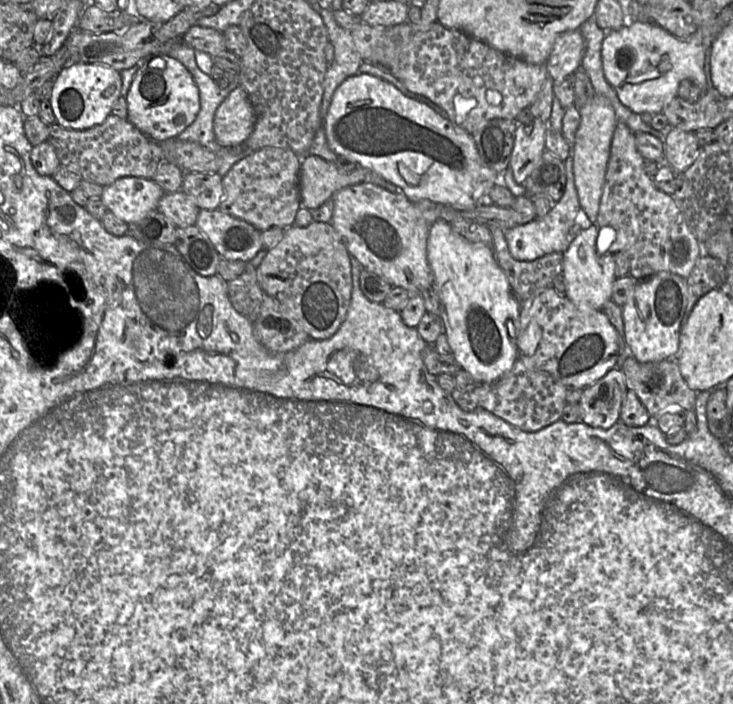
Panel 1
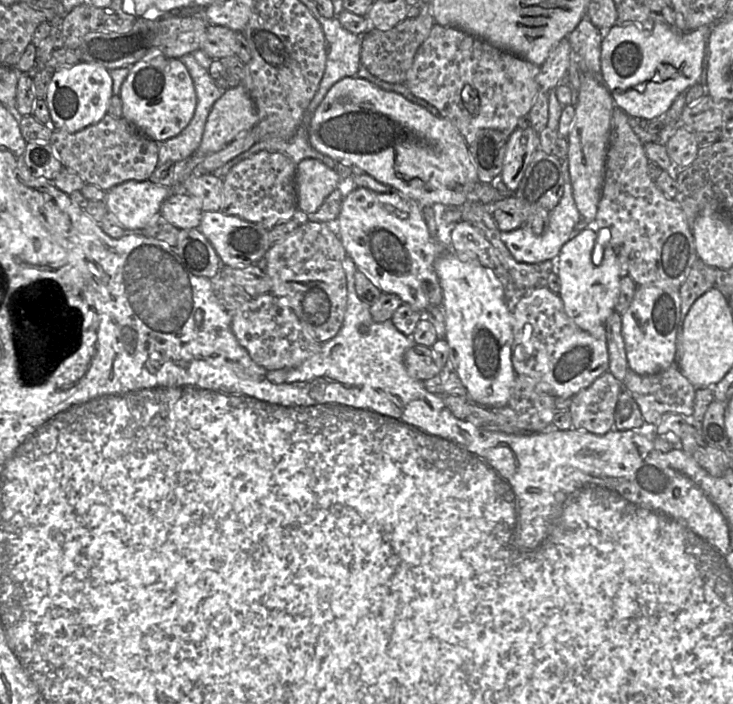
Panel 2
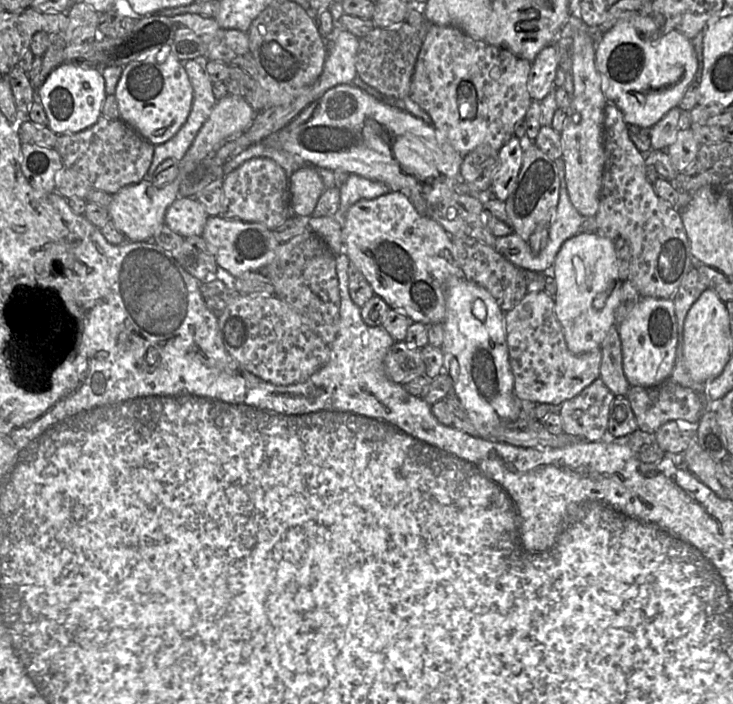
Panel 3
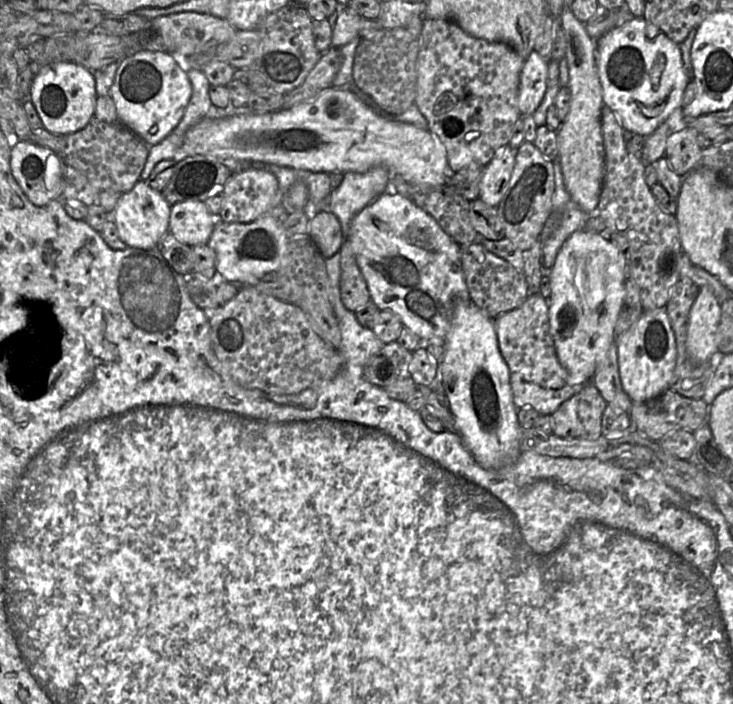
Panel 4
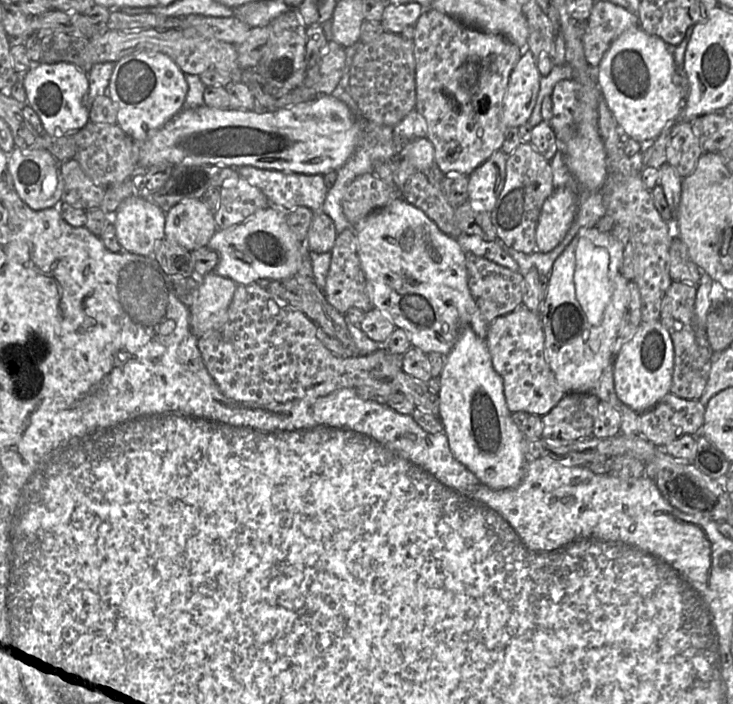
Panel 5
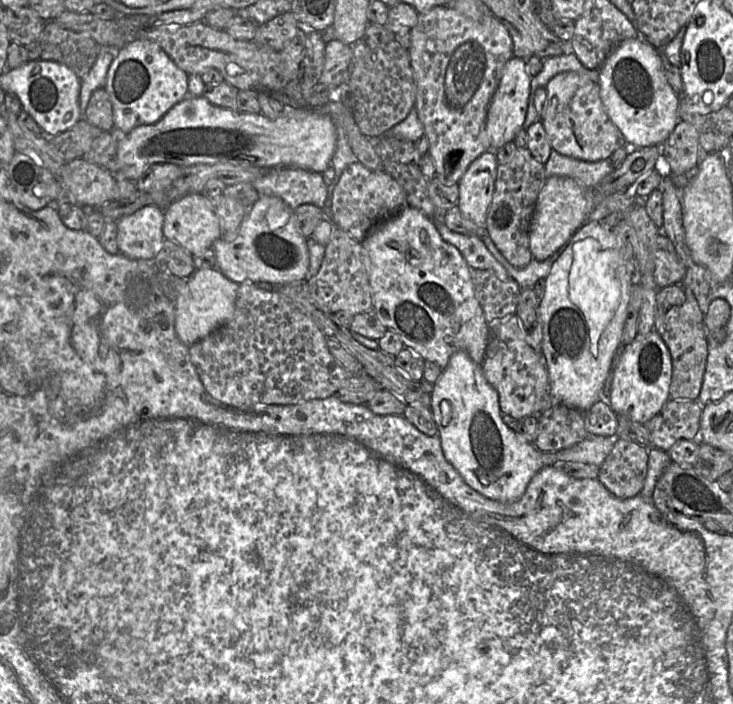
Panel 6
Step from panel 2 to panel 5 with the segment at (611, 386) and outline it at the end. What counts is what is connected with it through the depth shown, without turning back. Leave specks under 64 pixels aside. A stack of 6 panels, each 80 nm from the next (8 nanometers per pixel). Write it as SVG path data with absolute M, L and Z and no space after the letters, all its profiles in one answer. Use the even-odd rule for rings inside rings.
M567 393L558 404L542 416L542 438L575 441L593 435L599 397L589 393Z

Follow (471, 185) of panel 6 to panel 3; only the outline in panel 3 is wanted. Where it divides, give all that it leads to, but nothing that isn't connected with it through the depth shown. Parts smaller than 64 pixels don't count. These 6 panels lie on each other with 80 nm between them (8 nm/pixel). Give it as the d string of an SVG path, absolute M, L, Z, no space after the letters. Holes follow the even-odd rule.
M526 137L511 139L498 151L498 164L490 188L491 196L505 201L512 192L522 165L524 150L534 141Z

